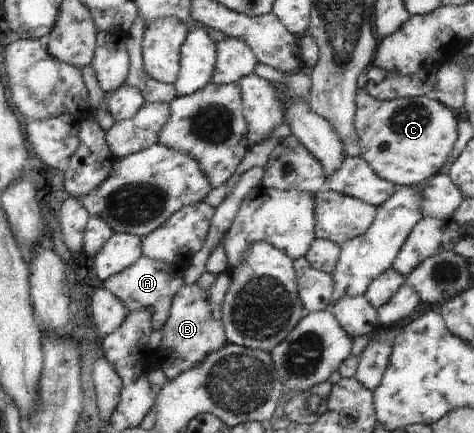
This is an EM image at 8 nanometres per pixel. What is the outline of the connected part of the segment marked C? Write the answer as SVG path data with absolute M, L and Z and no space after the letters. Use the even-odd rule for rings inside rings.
M358 88L354 103L353 124L360 157L380 179L413 187L437 175L448 162L458 134L456 118L444 104L429 96L380 101Z

